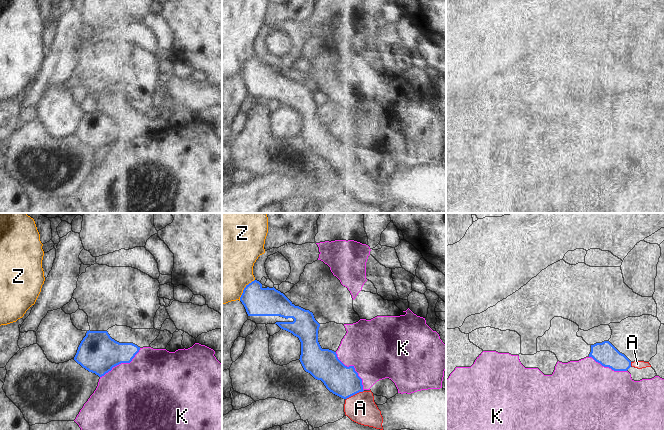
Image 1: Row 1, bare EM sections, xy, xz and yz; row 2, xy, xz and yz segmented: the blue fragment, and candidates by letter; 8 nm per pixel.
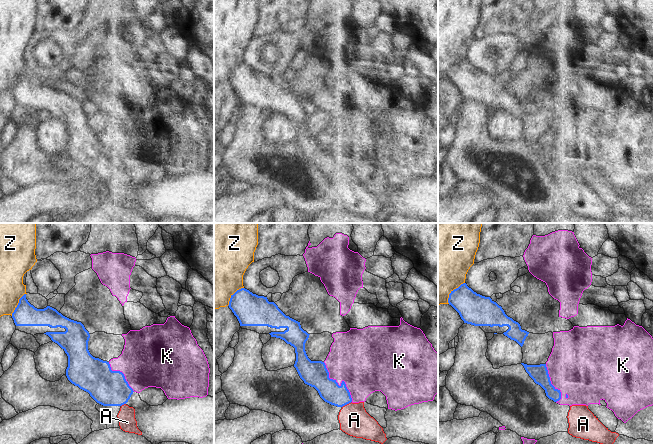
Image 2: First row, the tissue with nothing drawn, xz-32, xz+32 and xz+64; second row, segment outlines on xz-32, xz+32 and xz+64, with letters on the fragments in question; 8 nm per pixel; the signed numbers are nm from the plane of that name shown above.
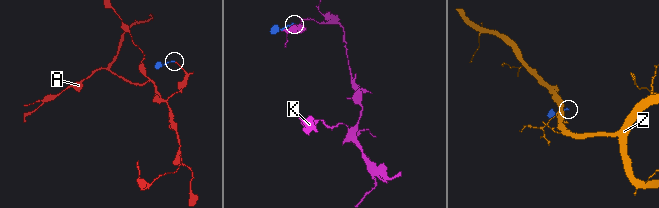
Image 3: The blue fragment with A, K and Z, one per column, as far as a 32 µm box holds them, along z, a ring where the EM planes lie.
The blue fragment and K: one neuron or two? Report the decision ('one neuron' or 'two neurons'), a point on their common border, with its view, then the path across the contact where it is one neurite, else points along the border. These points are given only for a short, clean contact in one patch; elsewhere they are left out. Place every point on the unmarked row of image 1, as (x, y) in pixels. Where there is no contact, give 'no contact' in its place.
two neurons; meets blue in xz at (354, 144); border along xz (335, 128), (345, 141), (354, 144), (361, 155), (363, 166)

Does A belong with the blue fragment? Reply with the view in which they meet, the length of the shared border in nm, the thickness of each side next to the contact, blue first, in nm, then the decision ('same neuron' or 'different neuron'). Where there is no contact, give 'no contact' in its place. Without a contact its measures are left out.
contact in xz; length 160 nm; calibres 240 and 240 nm; same neuron

